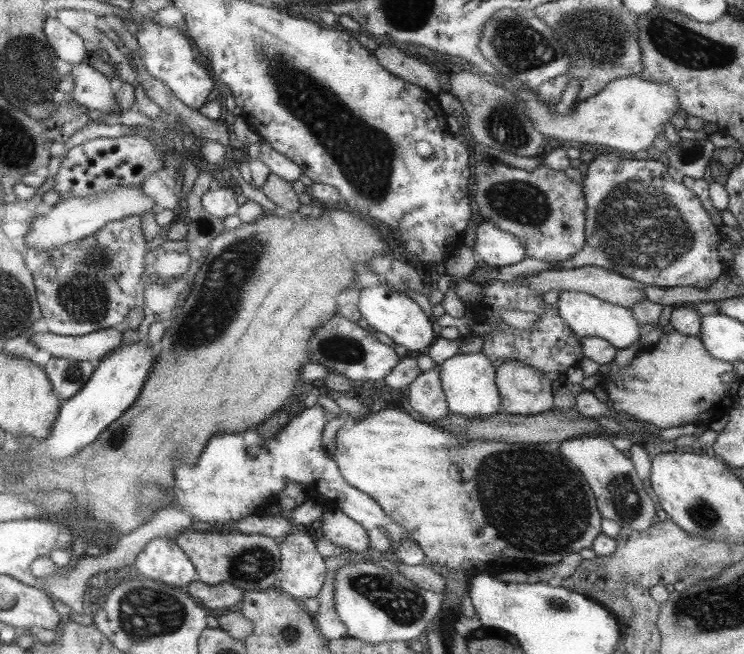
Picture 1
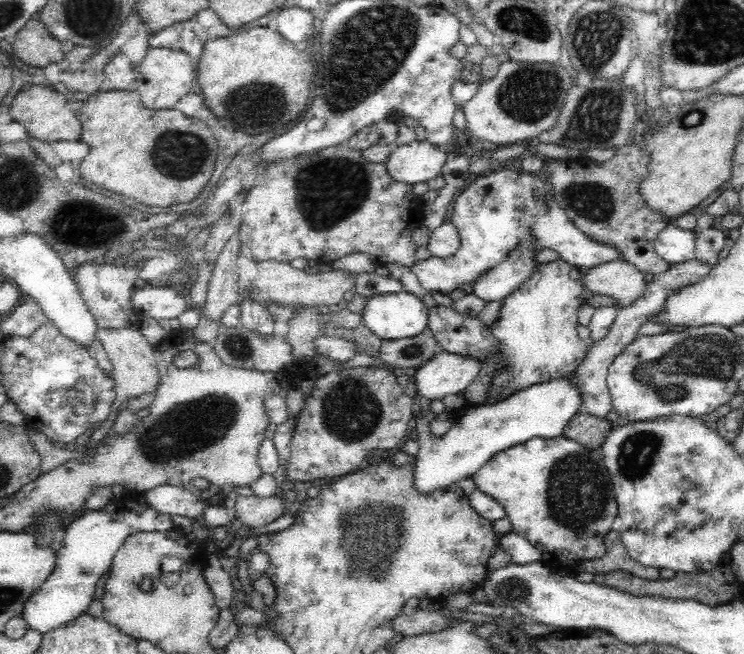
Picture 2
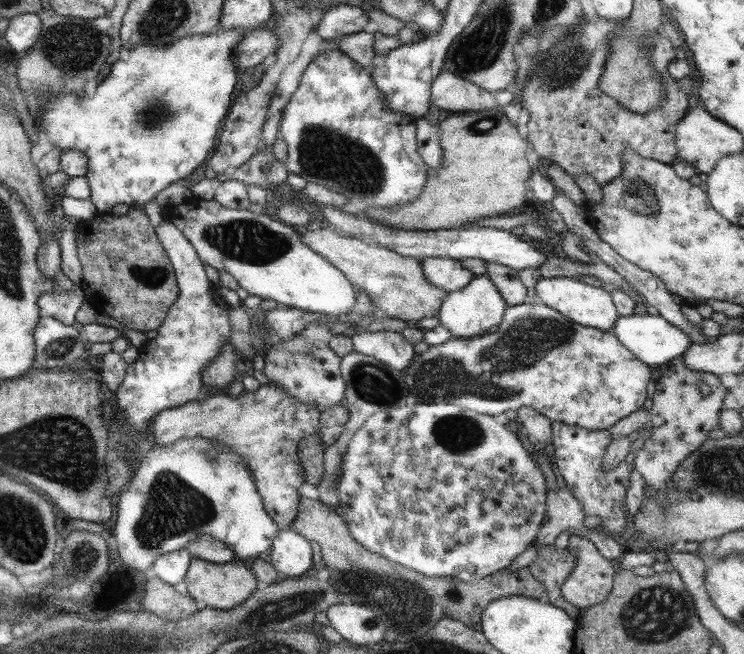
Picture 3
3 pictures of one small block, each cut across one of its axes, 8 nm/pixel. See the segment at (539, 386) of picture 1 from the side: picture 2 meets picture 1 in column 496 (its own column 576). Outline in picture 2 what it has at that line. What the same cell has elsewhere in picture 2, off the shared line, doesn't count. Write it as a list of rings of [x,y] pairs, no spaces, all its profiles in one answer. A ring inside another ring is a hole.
[[[696,258],[680,264],[672,264],[666,272],[654,275],[653,280],[647,284],[645,292],[632,305],[617,309],[617,315],[610,330],[604,335],[604,338],[588,341],[588,350],[586,350],[582,362],[571,373],[576,375],[576,386],[580,387],[581,411],[604,419],[604,416],[613,410],[613,398],[610,397],[606,382],[610,364],[637,337],[640,326],[644,322],[652,322],[658,316],[658,311],[662,310],[667,296],[671,292],[678,291],[680,287],[687,287],[688,284],[699,283],[710,272],[709,265],[701,263]]]

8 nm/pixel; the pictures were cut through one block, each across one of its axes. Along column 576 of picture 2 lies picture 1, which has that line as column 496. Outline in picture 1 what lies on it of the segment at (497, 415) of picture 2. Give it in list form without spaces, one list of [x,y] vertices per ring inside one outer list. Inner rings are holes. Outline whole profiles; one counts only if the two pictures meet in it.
[[[481,351],[455,353],[438,365],[438,377],[450,413],[481,420],[501,412],[501,395],[498,394],[494,367]]]

